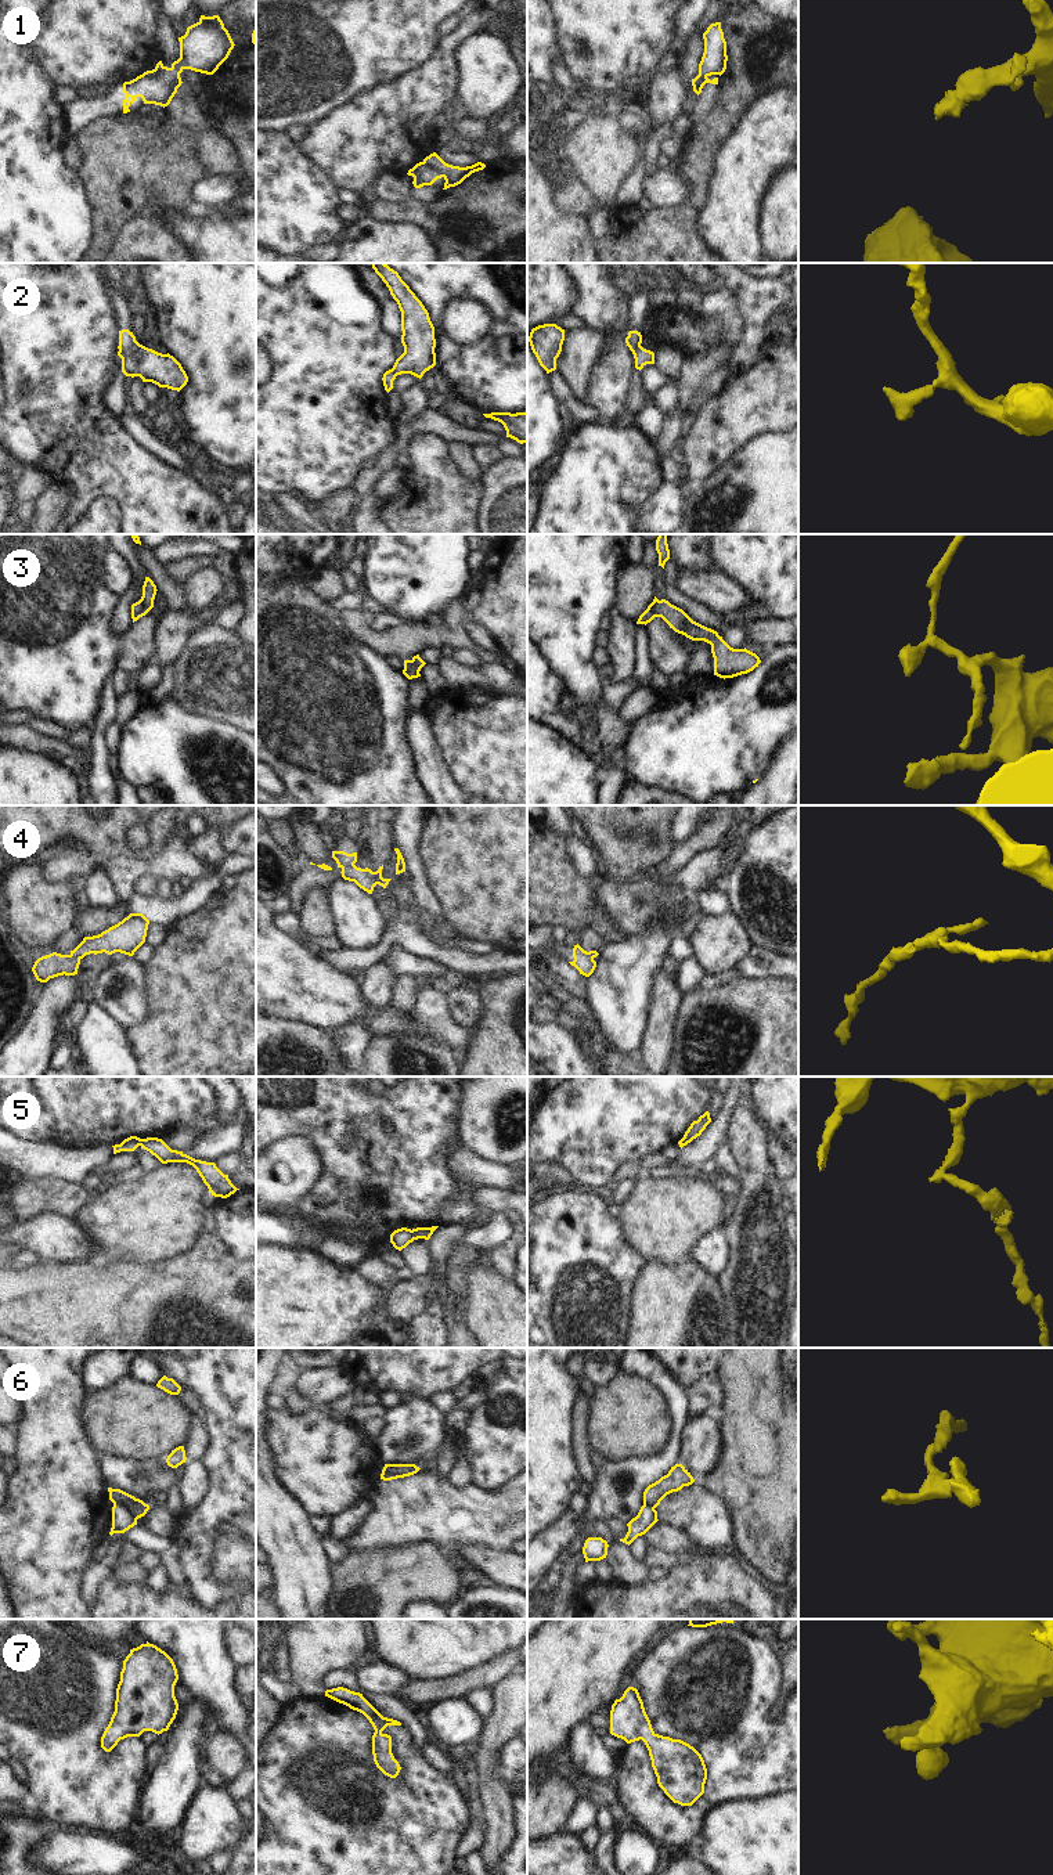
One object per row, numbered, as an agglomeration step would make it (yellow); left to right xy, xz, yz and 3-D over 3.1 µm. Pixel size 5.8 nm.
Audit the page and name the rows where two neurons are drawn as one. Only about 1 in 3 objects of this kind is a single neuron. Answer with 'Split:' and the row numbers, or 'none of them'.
Split: 2, 3, 4, 5, 6

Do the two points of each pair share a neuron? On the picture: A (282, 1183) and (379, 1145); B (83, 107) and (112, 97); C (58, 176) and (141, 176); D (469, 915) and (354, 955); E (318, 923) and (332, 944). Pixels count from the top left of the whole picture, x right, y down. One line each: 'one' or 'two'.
A: two
B: one
C: two
D: two
E: two

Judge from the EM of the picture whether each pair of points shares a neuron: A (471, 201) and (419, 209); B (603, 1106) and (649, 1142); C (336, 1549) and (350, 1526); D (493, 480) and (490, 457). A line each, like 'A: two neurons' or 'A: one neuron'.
A: one neuron
B: one neuron
C: one neuron
D: two neurons

